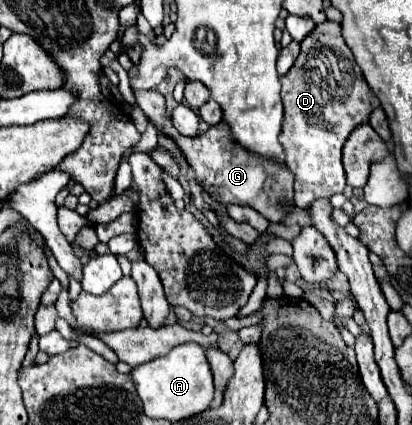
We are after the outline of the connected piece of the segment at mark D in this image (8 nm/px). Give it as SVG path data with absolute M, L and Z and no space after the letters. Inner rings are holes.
M331 21L315 27L315 31L301 43L301 55L291 71L281 77L281 85L285 119L279 141L285 147L287 167L295 175L295 205L307 209L313 199L343 193L343 143L357 125L369 121L369 115L379 105L379 99L355 63L341 35L341 25ZM337 95L347 97L337 99Z

